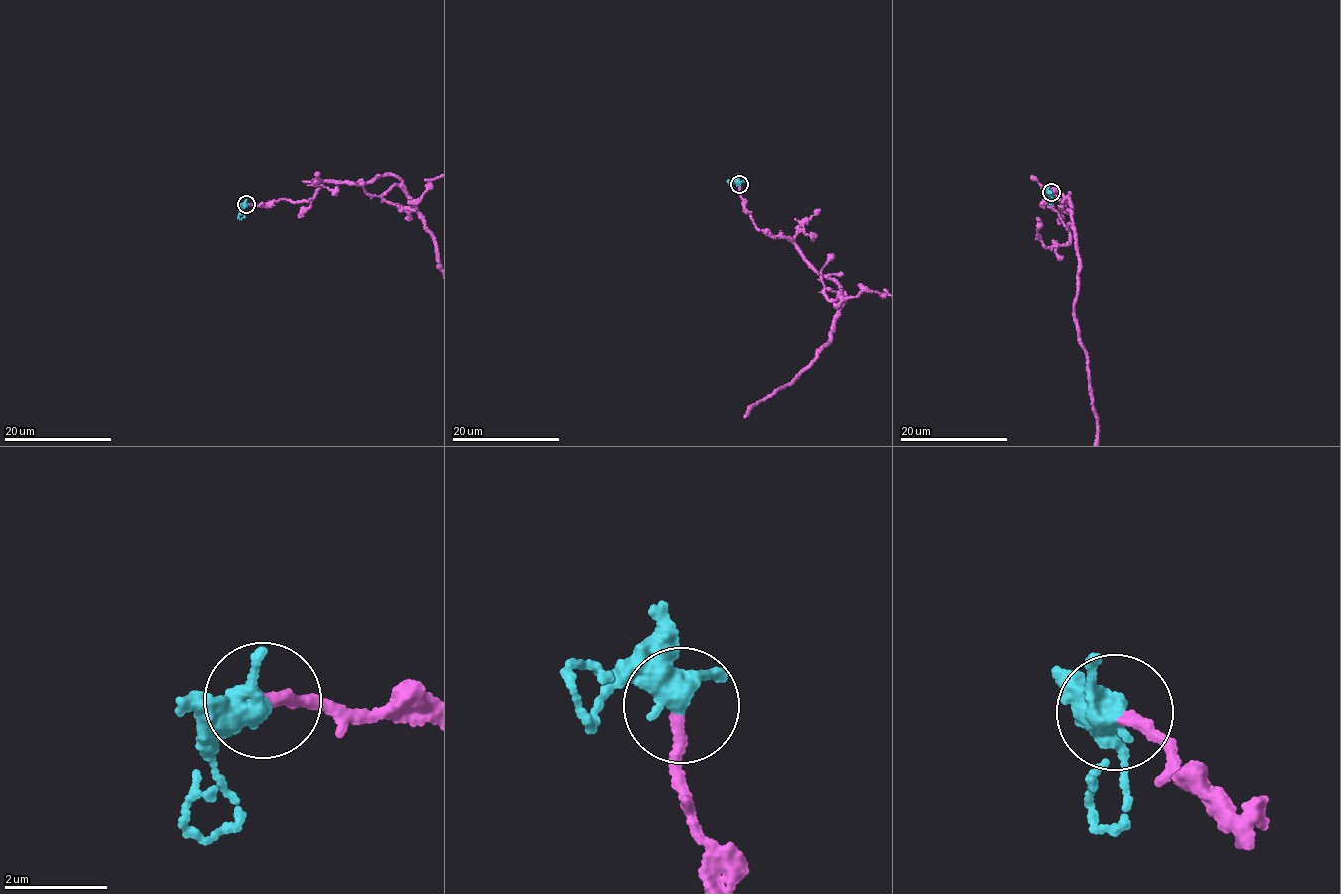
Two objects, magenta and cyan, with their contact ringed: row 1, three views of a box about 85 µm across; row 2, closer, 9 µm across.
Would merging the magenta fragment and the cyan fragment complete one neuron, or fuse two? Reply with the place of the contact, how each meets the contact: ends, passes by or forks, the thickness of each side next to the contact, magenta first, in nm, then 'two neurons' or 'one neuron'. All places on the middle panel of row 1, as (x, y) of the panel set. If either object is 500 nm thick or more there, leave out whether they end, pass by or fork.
at (739, 184); magenta ends there; cyan passes by; 200 nm thick on the magenta side, 400 nm on the other; one neuron

